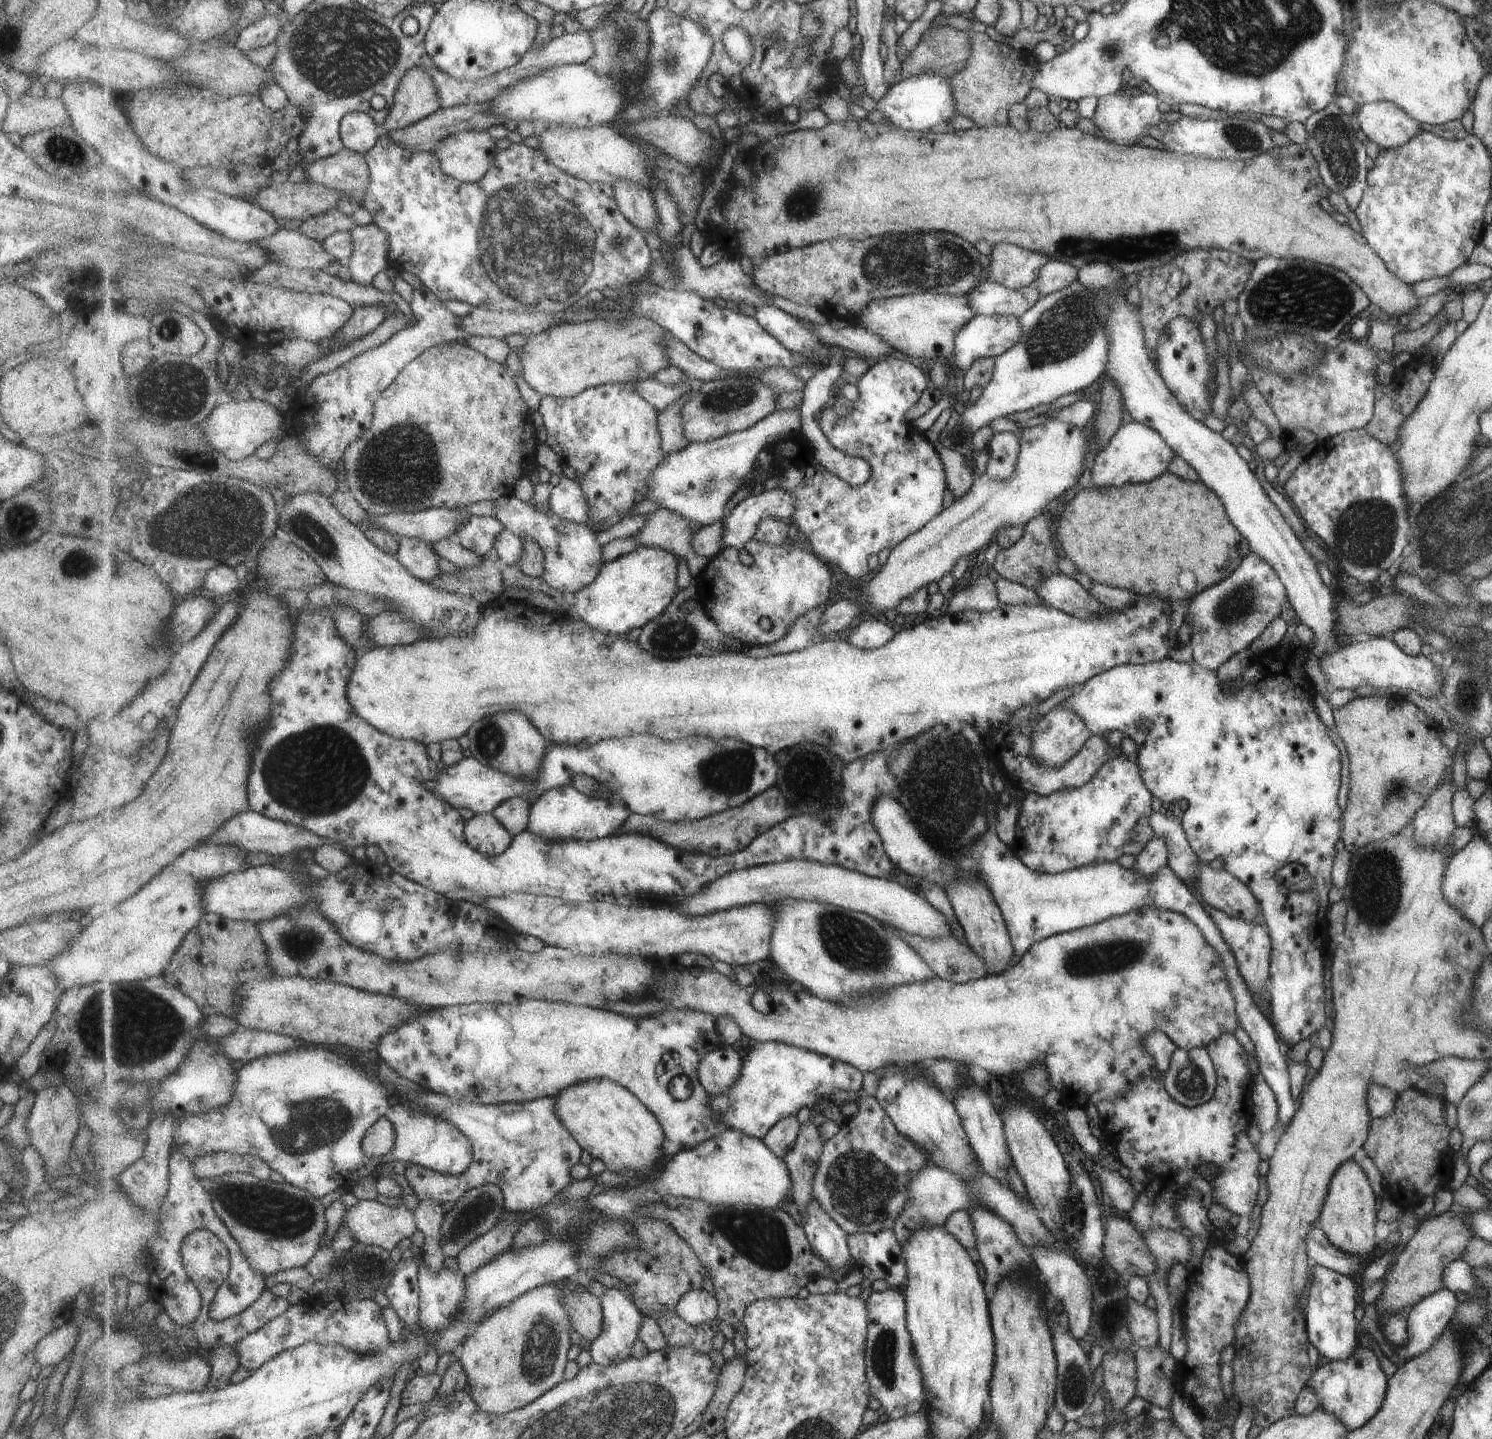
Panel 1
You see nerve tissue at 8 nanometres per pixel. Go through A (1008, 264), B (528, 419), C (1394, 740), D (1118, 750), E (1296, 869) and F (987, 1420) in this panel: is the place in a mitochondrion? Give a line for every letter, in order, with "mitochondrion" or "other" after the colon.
A: mitochondrion
B: other
C: other
D: other
E: other
F: other

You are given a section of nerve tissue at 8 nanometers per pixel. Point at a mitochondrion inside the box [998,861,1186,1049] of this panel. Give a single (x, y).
(1114, 956)

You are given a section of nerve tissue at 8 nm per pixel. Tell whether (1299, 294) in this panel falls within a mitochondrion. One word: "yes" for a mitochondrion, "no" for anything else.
yes

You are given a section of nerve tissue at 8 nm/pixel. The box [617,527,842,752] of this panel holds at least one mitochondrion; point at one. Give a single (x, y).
(669, 642)

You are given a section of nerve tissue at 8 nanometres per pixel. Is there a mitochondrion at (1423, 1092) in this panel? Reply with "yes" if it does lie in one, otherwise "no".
no

